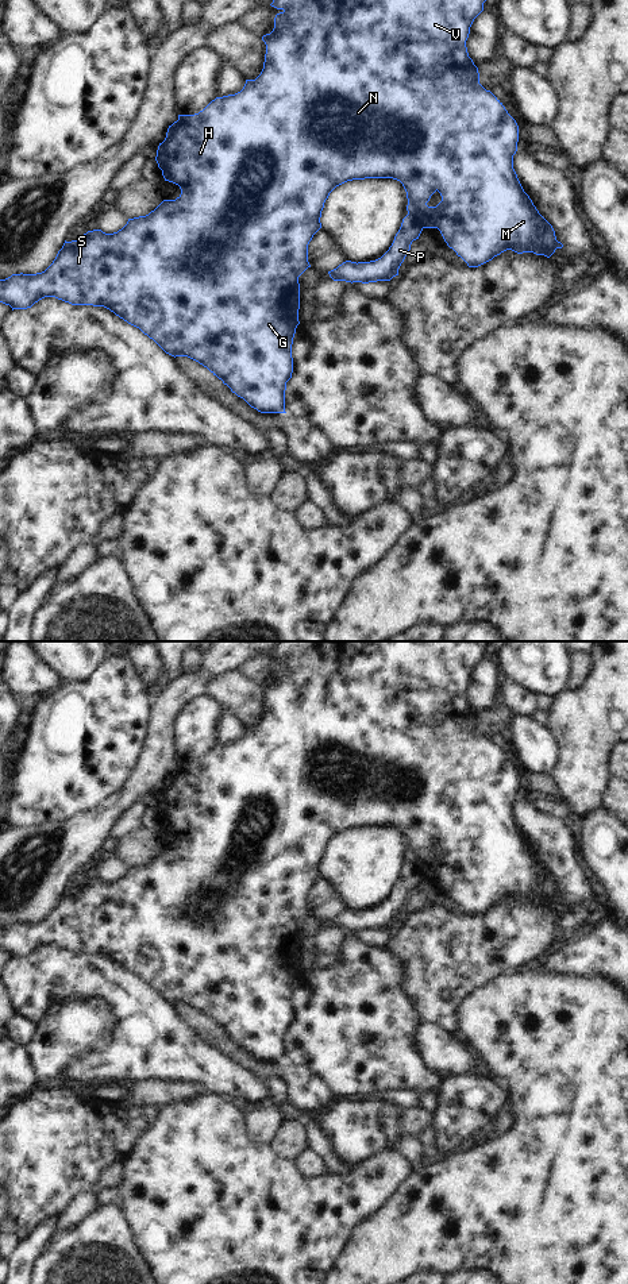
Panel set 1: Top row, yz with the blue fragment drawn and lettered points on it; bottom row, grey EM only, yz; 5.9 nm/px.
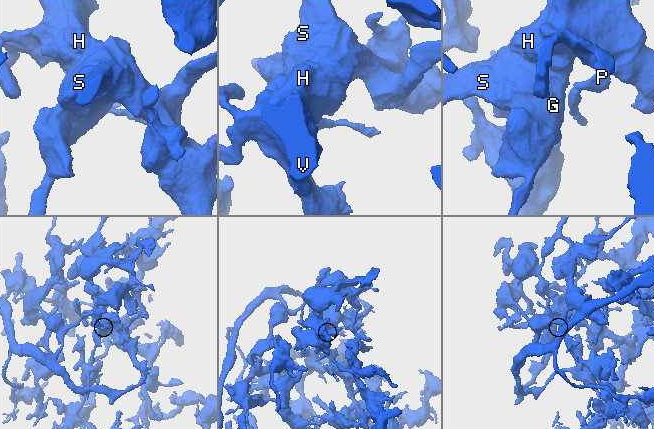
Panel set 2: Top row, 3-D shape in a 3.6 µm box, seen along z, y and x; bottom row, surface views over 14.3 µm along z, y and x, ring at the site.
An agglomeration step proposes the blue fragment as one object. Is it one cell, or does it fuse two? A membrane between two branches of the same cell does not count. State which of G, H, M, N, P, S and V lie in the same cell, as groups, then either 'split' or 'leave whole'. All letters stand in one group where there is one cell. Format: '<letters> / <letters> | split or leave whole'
G H M N S V / P | split

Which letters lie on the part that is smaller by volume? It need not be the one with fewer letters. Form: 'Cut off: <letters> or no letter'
Cut off: P

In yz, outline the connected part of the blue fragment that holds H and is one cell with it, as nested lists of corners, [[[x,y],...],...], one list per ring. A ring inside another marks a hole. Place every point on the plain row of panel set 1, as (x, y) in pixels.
[[[280,641],[271,655],[280,658],[281,660],[274,666],[274,676],[270,682],[262,685],[262,689],[266,693],[266,702],[263,717],[255,728],[246,728],[243,737],[235,743],[228,743],[223,745],[216,745],[212,748],[203,759],[194,763],[178,763],[178,768],[169,774],[166,786],[159,791],[157,798],[155,809],[158,815],[162,818],[165,829],[173,830],[180,834],[181,842],[176,848],[163,848],[154,859],[146,864],[139,864],[128,867],[127,872],[113,882],[105,882],[101,878],[93,878],[84,882],[78,888],[72,888],[63,891],[62,897],[58,899],[53,911],[42,921],[36,922],[12,922],[5,928],[0,928],[0,951],[9,953],[14,957],[27,957],[31,956],[35,951],[45,945],[55,945],[72,953],[93,953],[104,955],[113,960],[116,964],[127,969],[128,972],[139,976],[145,983],[153,987],[166,1002],[172,1005],[188,1005],[204,1015],[207,1015],[213,1023],[223,1029],[232,1041],[243,1046],[251,1056],[257,1057],[261,1061],[286,1061],[285,1060],[285,1038],[286,1030],[292,1026],[293,1021],[293,1006],[292,1006],[292,992],[296,982],[296,976],[300,972],[298,969],[298,957],[300,957],[300,932],[298,925],[311,915],[308,910],[308,892],[312,888],[313,883],[321,876],[320,865],[324,856],[324,851],[328,847],[330,841],[339,833],[352,829],[352,828],[365,828],[365,826],[393,826],[402,832],[408,853],[408,861],[413,863],[421,872],[423,876],[438,876],[450,897],[452,897],[458,905],[461,905],[469,915],[478,915],[494,905],[500,903],[506,898],[512,898],[517,902],[533,901],[536,903],[544,903],[550,906],[556,897],[562,897],[563,892],[556,888],[555,879],[552,874],[539,861],[533,853],[529,844],[524,840],[517,822],[513,817],[513,803],[517,799],[519,790],[519,774],[516,768],[508,761],[502,751],[490,740],[486,739],[479,732],[478,716],[474,713],[473,707],[469,705],[466,689],[470,682],[470,675],[474,667],[483,659],[483,651],[492,641]],[[435,840],[439,840],[442,849],[436,855],[428,855],[431,844]]]

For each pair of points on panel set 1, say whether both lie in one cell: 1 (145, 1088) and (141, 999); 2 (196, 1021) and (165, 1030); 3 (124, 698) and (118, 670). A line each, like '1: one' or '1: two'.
1: two
2: two
3: one

